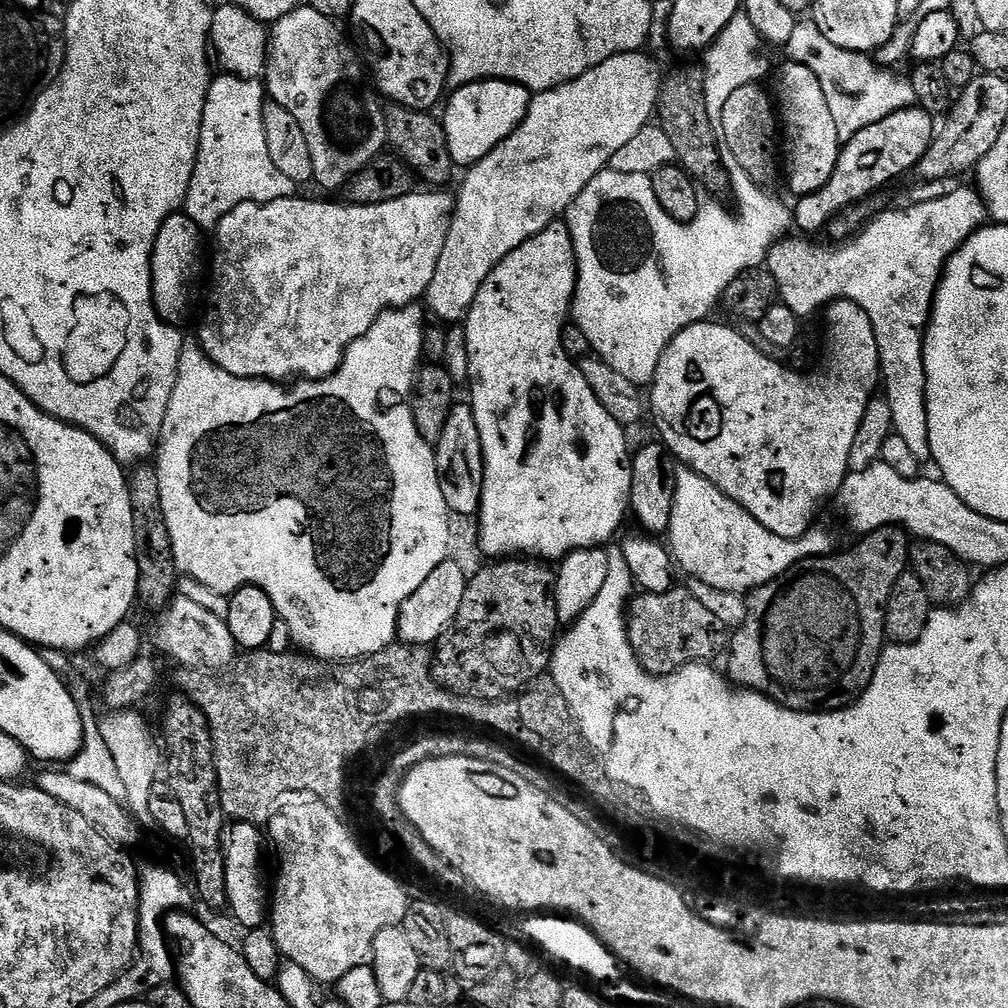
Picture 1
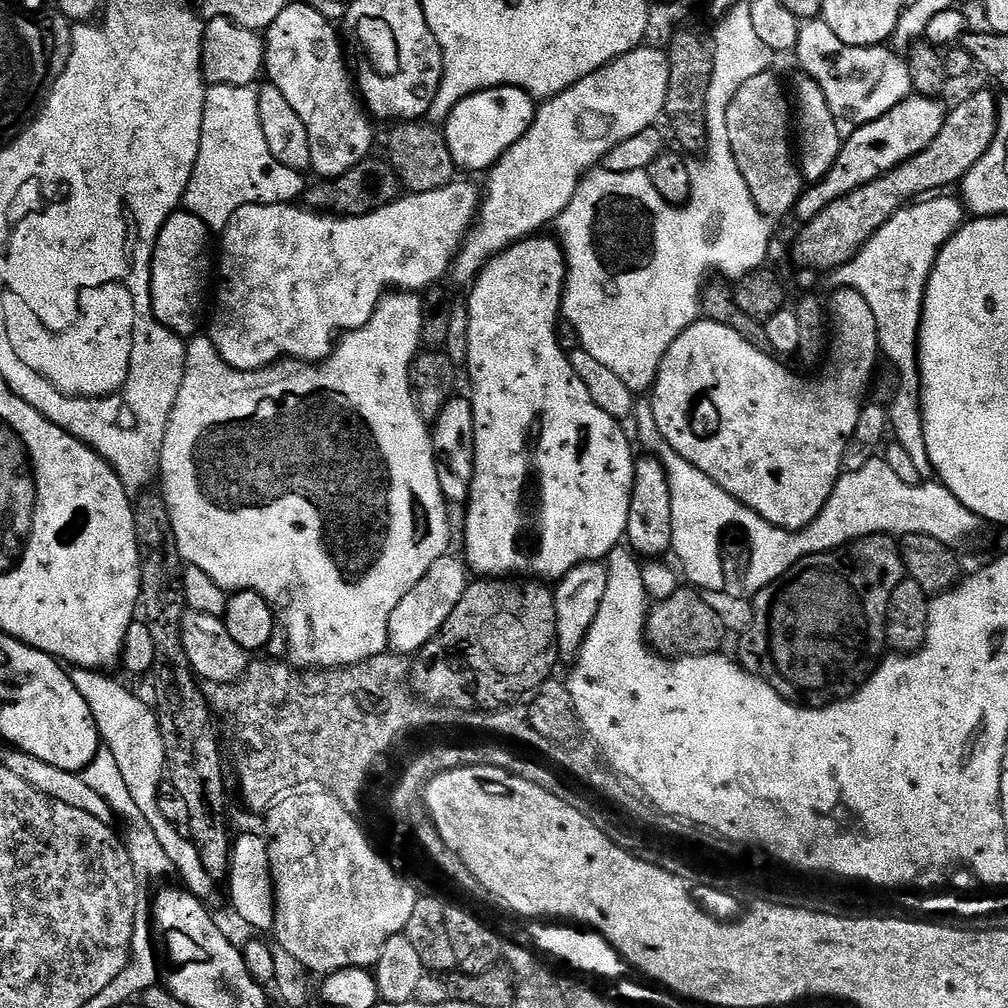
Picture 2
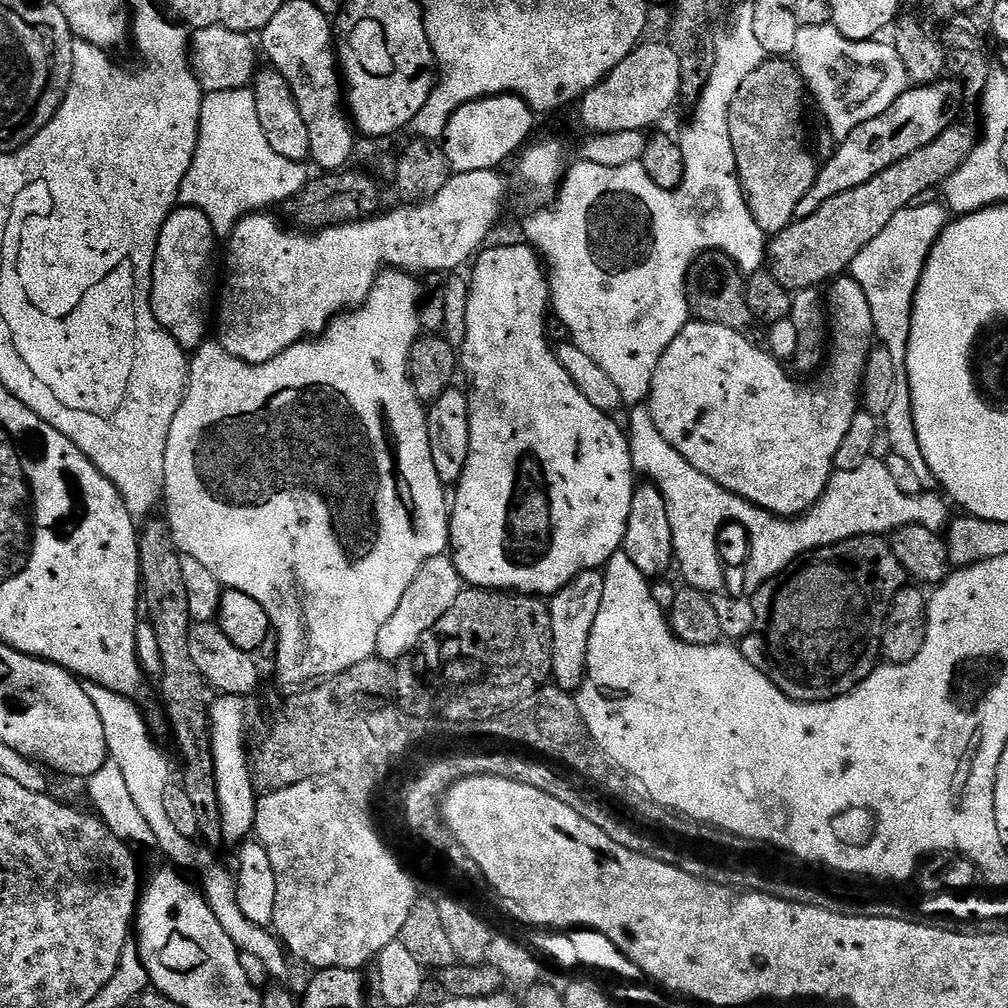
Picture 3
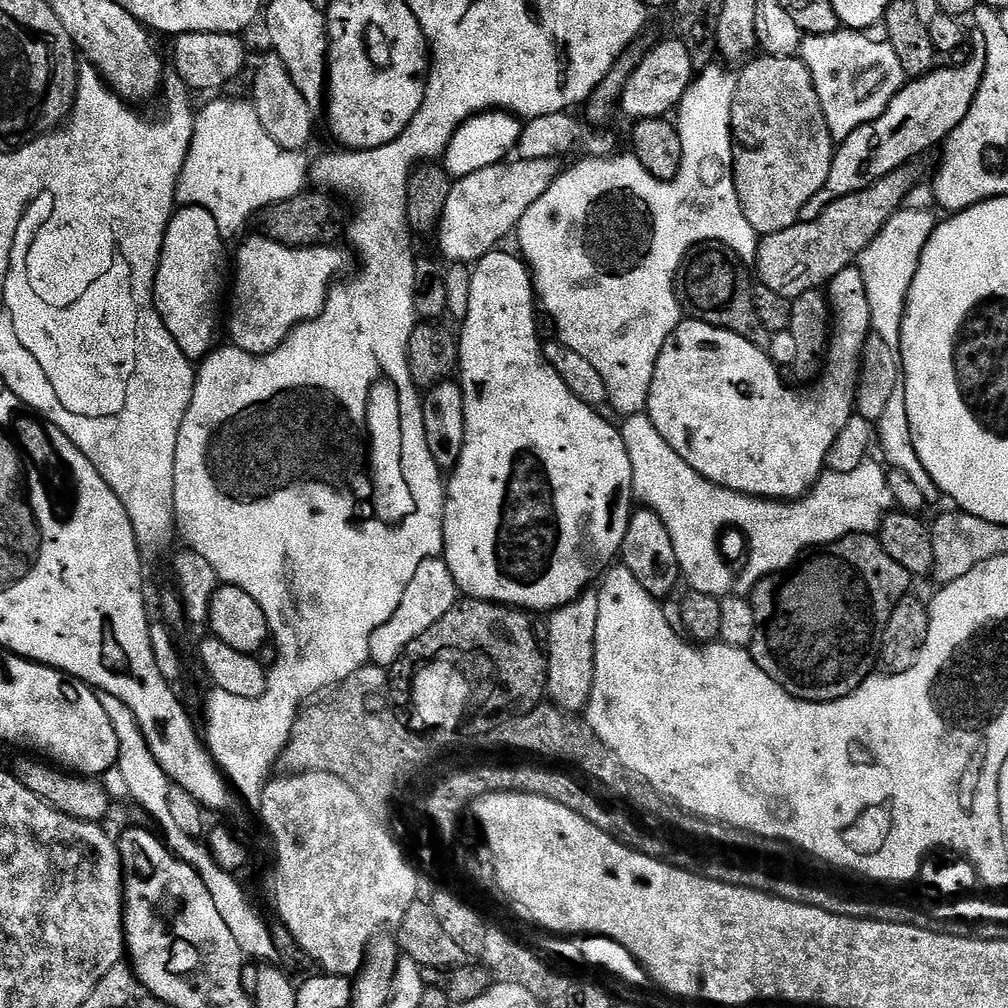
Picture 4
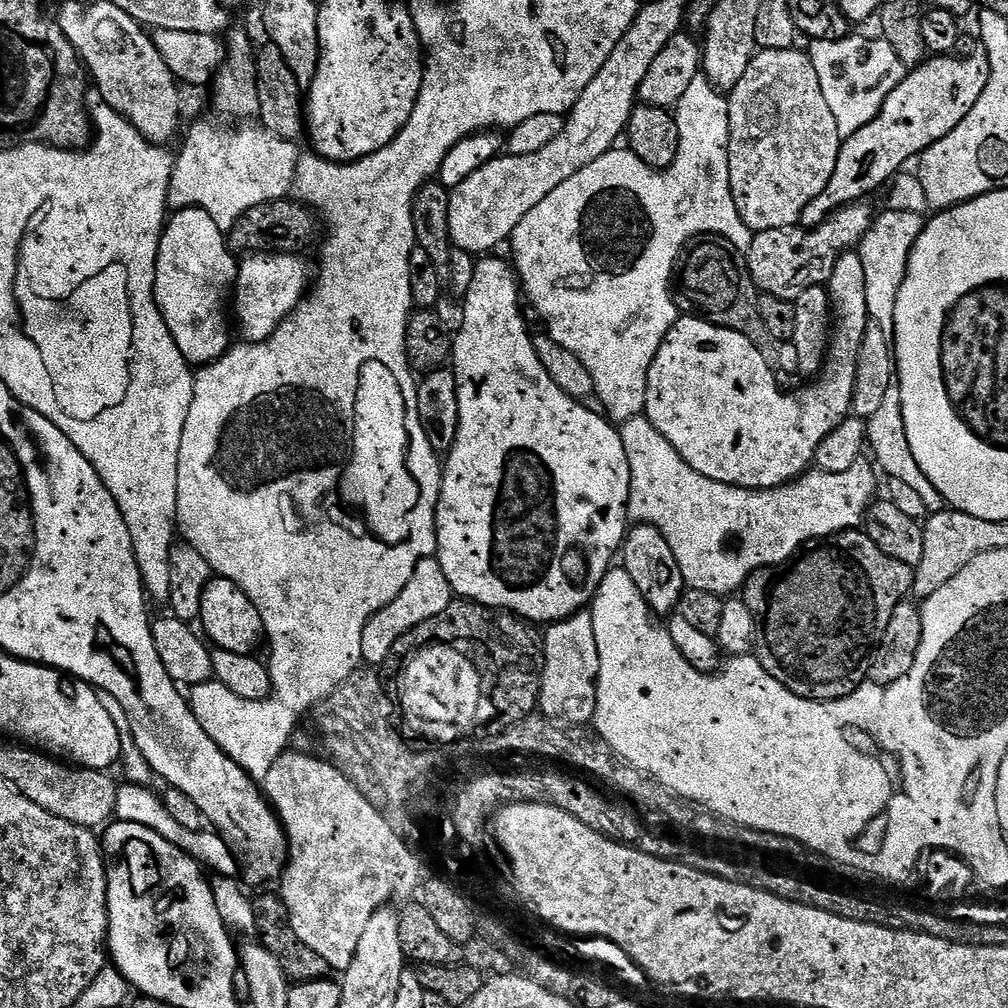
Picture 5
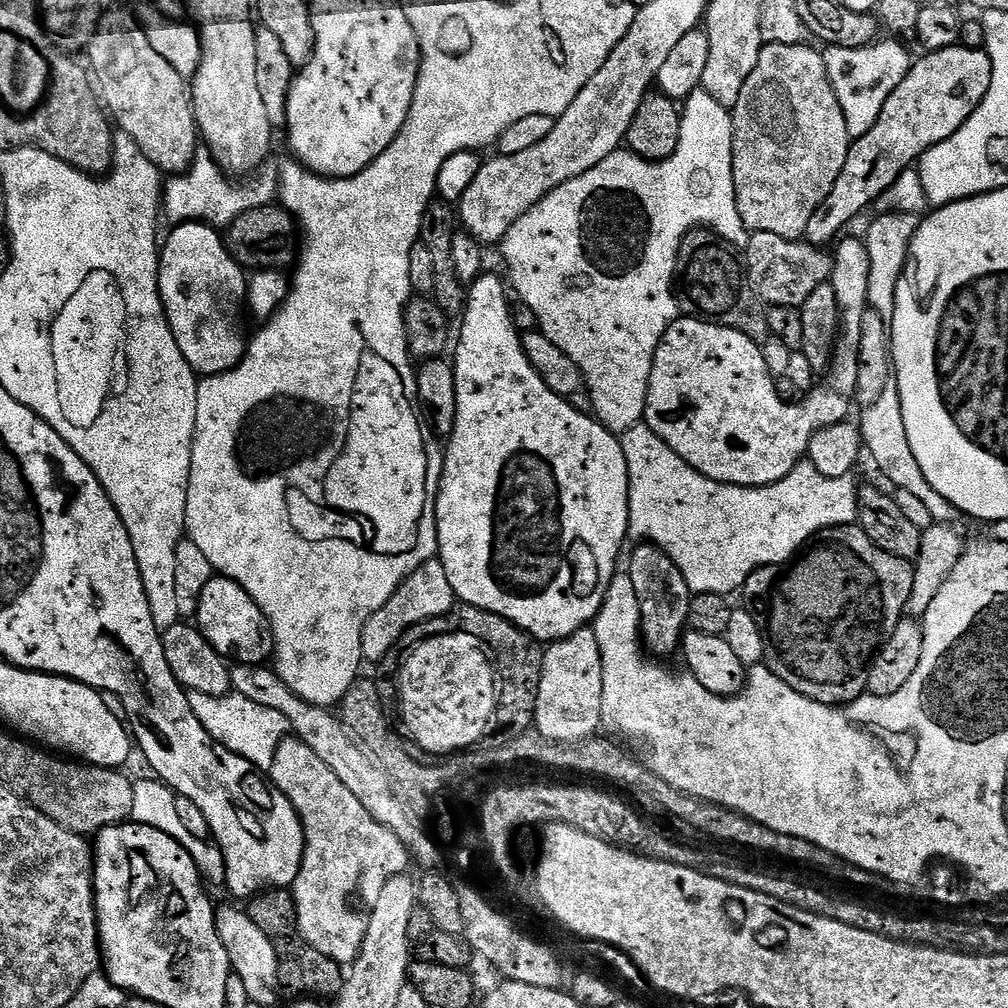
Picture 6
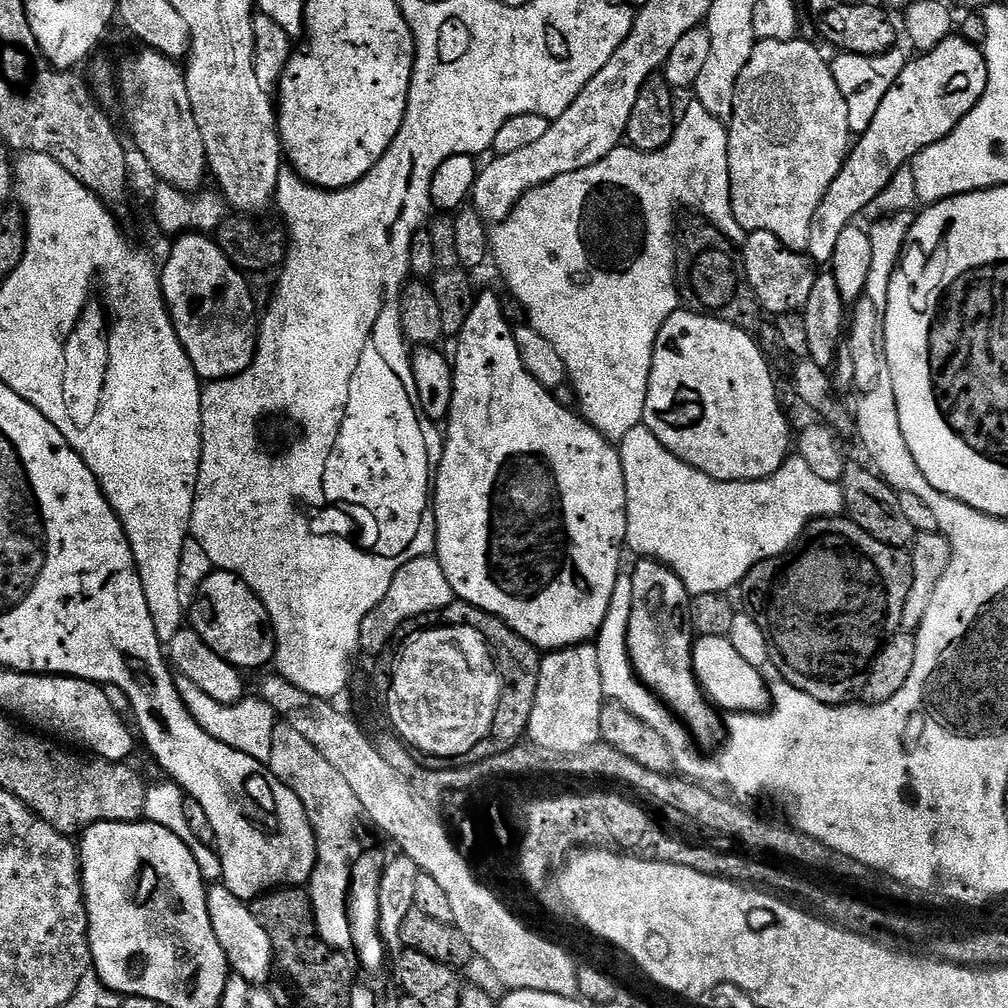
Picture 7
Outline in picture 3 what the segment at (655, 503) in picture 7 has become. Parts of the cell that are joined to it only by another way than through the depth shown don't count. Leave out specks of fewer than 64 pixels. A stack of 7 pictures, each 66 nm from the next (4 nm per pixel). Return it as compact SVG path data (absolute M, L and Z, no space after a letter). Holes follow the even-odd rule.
M636 406L631 409L632 417L626 423L626 435L628 437L628 449L632 455L632 466L637 473L640 472L645 481L656 485L656 489L662 494L666 502L666 514L670 514L670 530L674 534L674 550L676 551L675 563L678 565L678 572L684 575L683 583L690 588L697 588L699 592L715 594L725 591L724 585L724 544L732 544L737 540L740 544L748 547L748 565L744 568L744 588L748 594L755 594L767 580L772 580L779 572L785 572L794 561L813 552L819 548L829 548L832 544L840 544L843 540L849 540L855 536L884 536L897 532L911 524L926 526L926 530L940 532L949 523L948 516L949 501L943 495L935 496L935 491L924 490L918 496L904 494L898 490L897 483L890 476L890 471L883 459L870 458L858 466L858 470L846 470L845 472L833 471L828 480L826 490L822 498L805 512L803 516L785 518L775 516L773 512L762 510L754 506L749 500L735 496L733 492L727 492L718 482L706 478L662 434L658 434L658 426L654 426L654 418L648 413L647 407Z

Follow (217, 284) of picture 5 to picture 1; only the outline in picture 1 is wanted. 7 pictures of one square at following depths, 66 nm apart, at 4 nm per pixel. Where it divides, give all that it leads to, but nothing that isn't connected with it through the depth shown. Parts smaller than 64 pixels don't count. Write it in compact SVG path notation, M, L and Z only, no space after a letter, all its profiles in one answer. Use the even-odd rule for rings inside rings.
M177 214L166 218L152 251L152 301L156 312L165 322L179 325L192 300L192 283L200 268L200 236L202 230L190 217Z

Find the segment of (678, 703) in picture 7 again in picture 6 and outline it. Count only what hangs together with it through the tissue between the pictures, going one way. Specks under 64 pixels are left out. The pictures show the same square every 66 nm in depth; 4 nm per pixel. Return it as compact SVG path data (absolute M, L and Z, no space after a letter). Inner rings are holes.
M647 542L635 546L637 548L628 560L626 571L630 582L634 582L634 594L638 598L642 644L653 657L664 658L660 656L668 656L681 647L692 596L686 586L686 578L682 578L682 570L678 570L675 562L661 548Z

